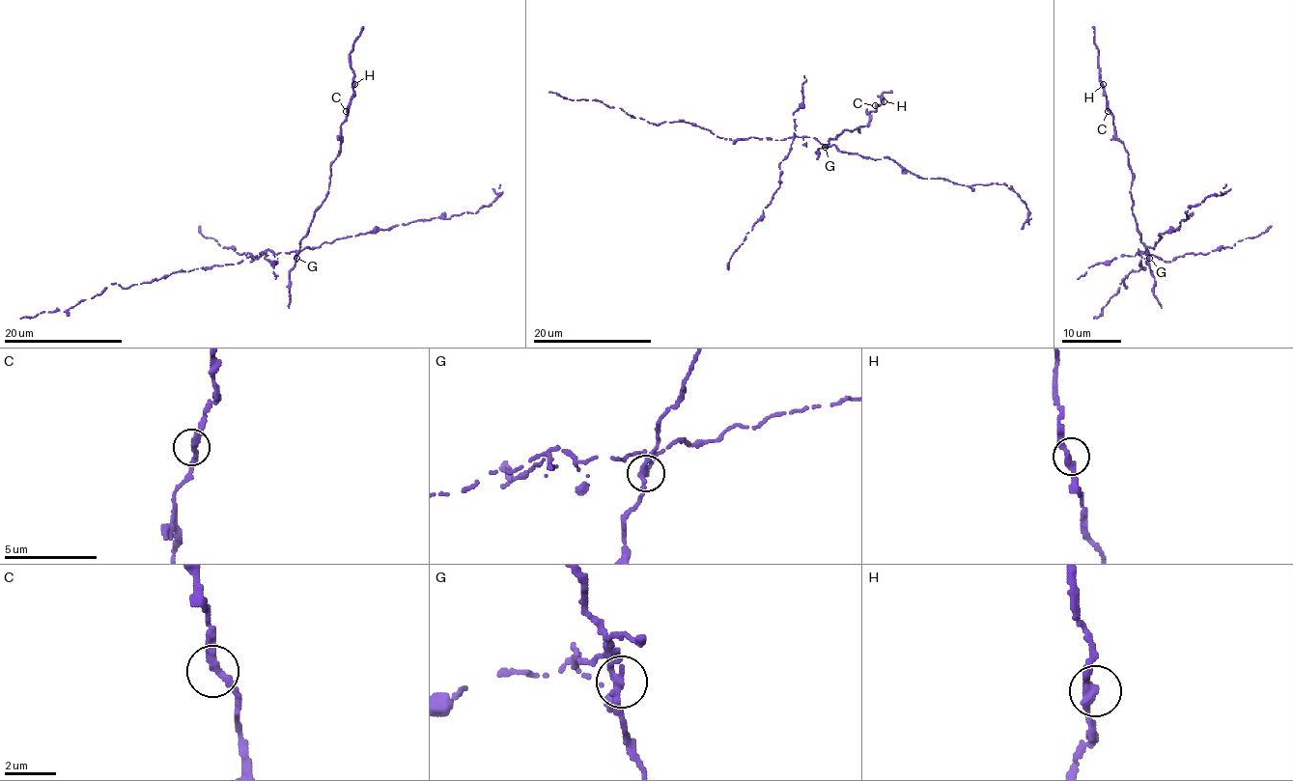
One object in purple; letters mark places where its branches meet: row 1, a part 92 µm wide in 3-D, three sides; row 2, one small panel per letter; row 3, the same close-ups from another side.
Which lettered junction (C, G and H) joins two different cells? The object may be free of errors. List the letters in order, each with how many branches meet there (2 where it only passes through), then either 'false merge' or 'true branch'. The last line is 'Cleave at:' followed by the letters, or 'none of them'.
C: 2 | true branch
G: 2 | false merge
H: 2 | true branch
Cleave at: G

